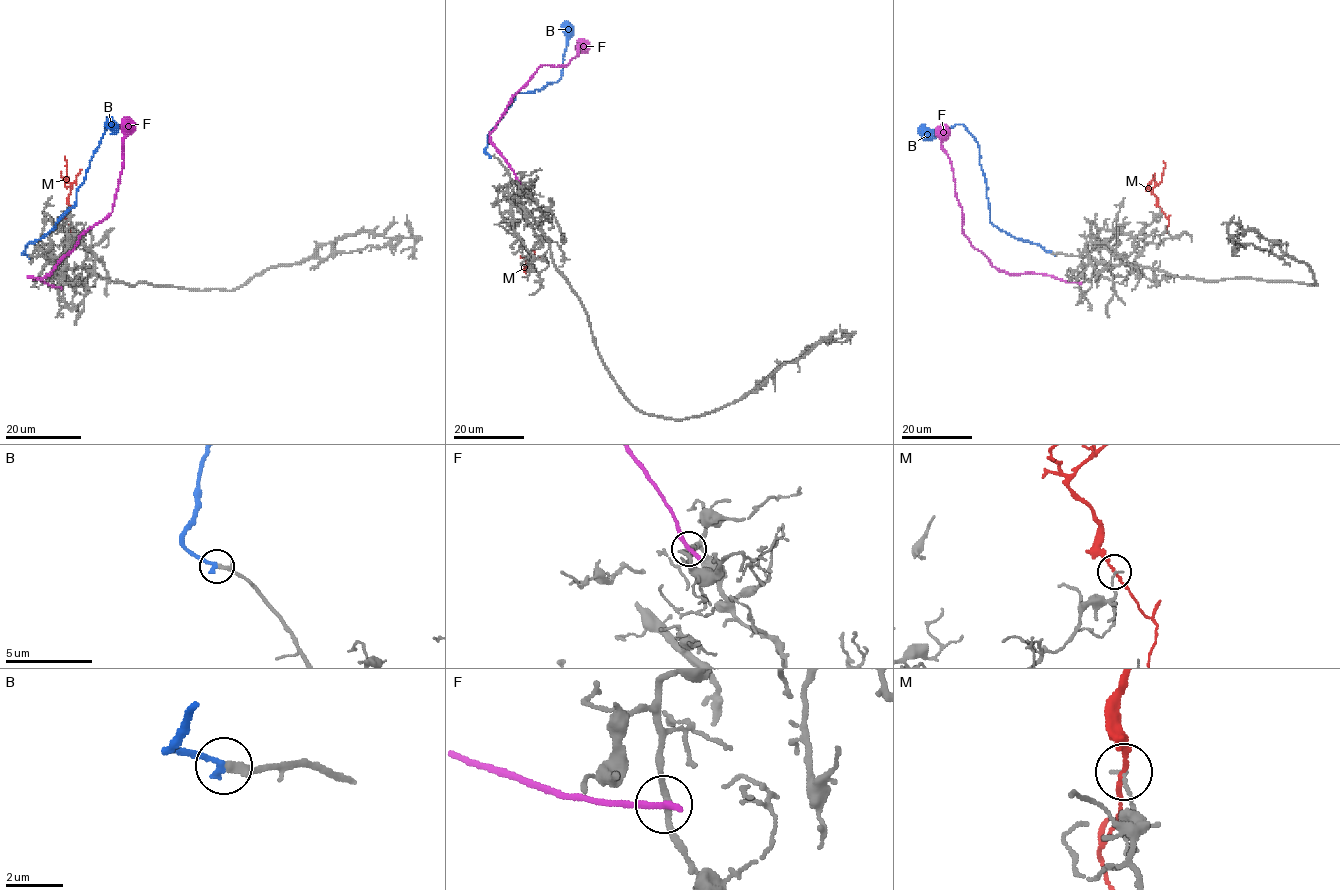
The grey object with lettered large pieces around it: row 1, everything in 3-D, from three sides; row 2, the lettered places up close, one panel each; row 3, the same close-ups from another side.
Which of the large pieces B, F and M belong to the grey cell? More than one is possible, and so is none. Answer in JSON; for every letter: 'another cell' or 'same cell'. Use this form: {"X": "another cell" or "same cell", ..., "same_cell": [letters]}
{"B": "same cell", "F": "another cell", "M": "another cell", "same_cell": ["B"]}

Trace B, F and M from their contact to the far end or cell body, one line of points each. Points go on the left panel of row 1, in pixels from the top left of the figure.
B: (29, 256), (23, 253), (26, 245), (42, 238), (75, 203), (107, 117), (109, 120)
F: (59, 287), (27, 277), (43, 278), (74, 247), (82, 233), (111, 211), (123, 161), (125, 124), (130, 118)
M: (69, 208), (71, 188), (65, 157)

